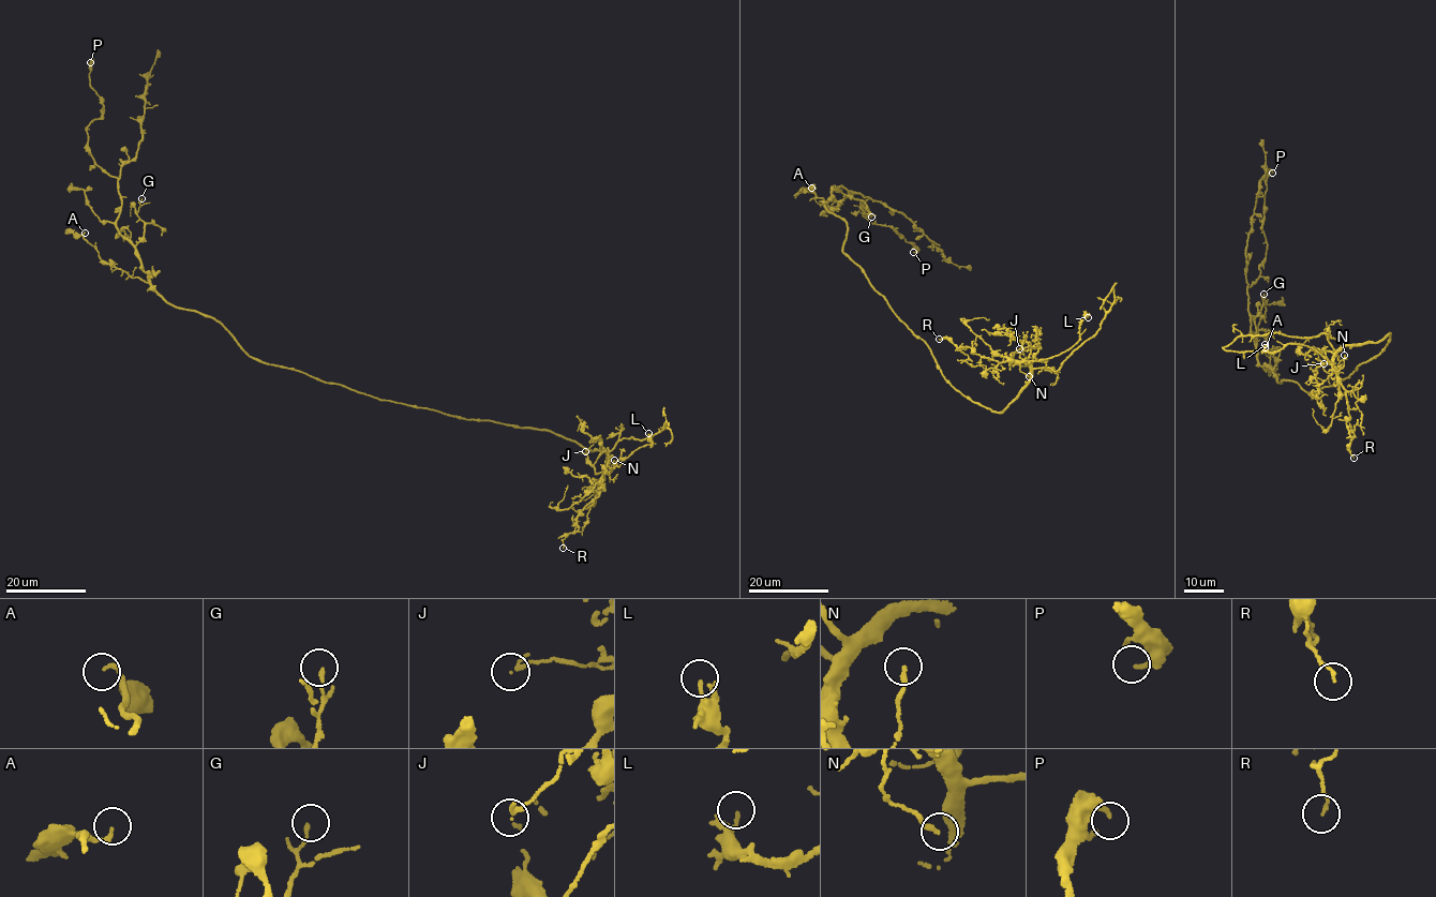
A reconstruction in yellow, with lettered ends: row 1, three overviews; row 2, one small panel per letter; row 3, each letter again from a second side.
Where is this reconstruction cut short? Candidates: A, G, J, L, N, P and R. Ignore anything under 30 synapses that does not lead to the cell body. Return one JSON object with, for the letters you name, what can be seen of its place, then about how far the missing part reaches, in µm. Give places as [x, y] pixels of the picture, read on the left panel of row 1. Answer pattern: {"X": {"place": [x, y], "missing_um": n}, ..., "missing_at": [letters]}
{"missing_at": []}

